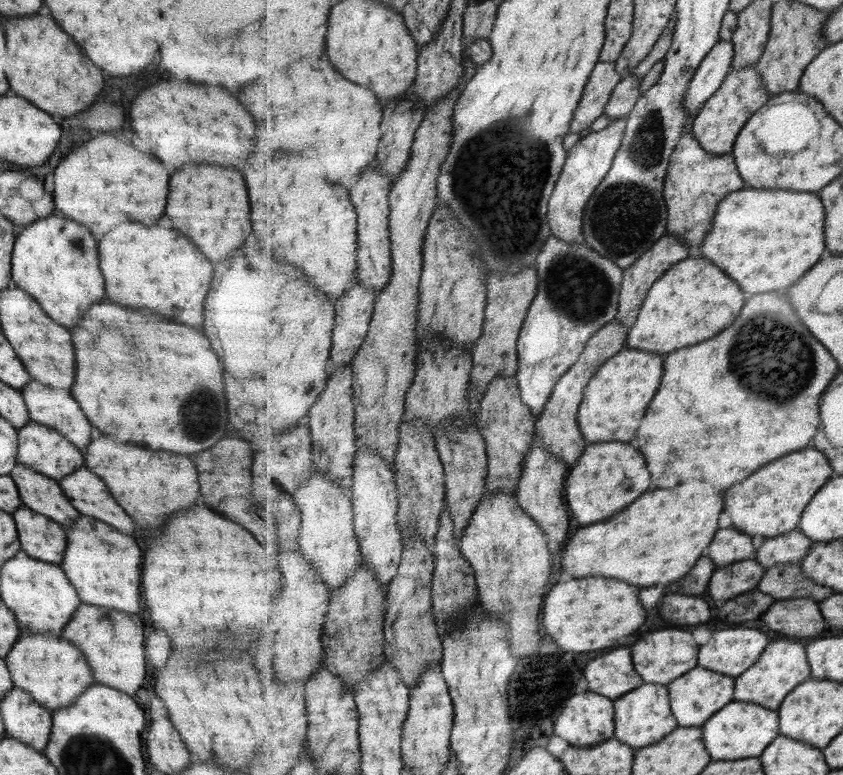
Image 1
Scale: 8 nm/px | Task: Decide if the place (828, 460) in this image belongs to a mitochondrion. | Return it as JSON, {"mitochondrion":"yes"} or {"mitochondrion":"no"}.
{"mitochondrion":"no"}

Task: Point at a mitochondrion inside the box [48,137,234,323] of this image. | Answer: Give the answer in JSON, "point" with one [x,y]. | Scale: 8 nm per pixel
{"point":[77,243]}

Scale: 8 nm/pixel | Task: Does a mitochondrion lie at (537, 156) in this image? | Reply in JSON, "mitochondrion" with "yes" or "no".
{"mitochondrion":"yes"}

